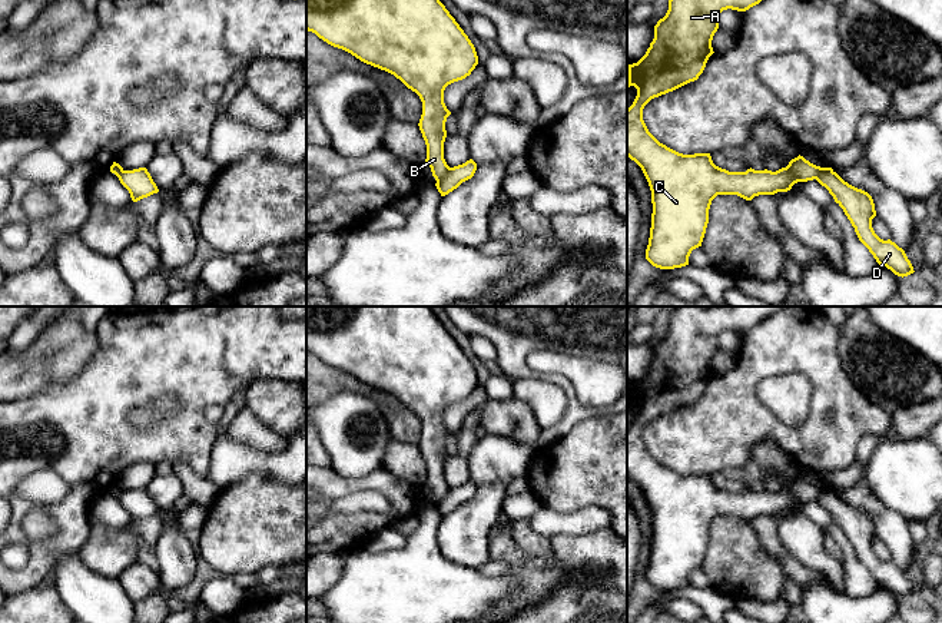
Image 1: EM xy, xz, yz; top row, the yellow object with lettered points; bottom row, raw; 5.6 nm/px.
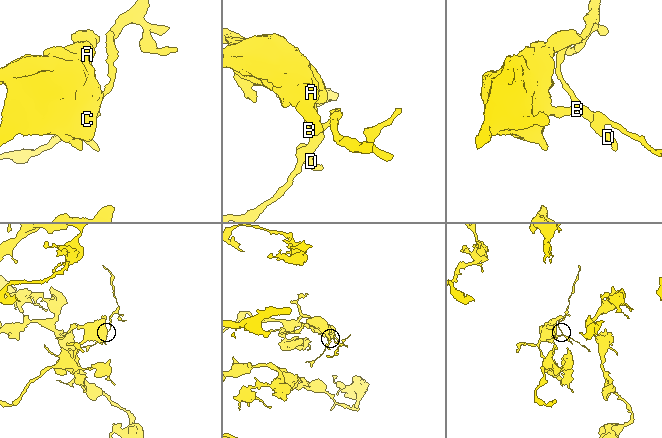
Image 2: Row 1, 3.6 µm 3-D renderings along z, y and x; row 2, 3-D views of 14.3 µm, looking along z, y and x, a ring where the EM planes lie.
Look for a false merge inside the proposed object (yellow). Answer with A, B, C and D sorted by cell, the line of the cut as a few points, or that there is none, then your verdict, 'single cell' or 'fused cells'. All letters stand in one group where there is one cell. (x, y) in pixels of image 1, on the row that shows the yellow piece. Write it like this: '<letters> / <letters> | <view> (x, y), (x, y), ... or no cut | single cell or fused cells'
A B C / D | xz (450, 168), (437, 181) | fused cells

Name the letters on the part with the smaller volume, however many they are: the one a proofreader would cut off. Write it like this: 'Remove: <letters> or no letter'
Remove: D

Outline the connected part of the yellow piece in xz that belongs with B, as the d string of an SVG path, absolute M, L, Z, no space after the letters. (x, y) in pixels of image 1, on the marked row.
M306 0L306 30L394 74L419 96L422 115L418 126L427 145L425 163L435 180L441 179L450 170L444 142L451 112L444 103L444 90L470 76L478 64L474 44L445 6L440 0Z

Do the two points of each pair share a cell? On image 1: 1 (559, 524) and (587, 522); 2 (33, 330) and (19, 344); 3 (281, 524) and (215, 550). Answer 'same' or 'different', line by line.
1: same
2: same
3: same

